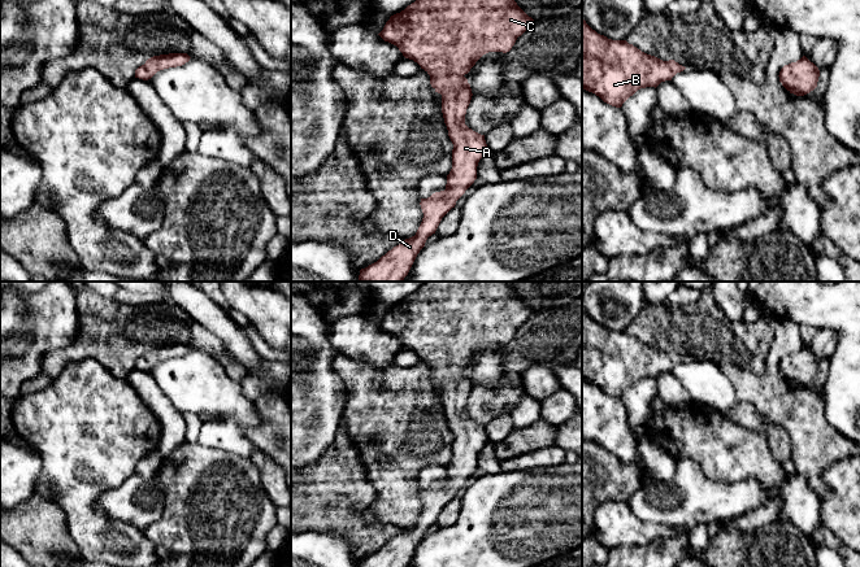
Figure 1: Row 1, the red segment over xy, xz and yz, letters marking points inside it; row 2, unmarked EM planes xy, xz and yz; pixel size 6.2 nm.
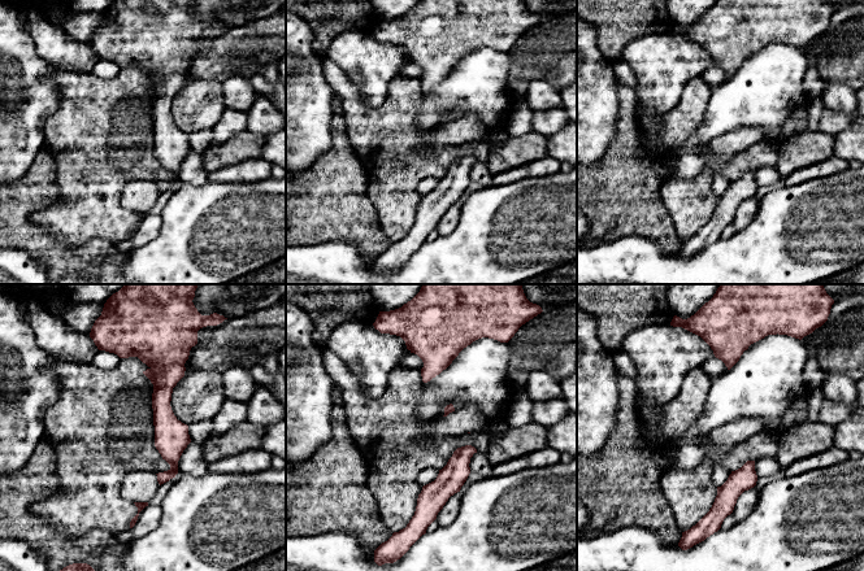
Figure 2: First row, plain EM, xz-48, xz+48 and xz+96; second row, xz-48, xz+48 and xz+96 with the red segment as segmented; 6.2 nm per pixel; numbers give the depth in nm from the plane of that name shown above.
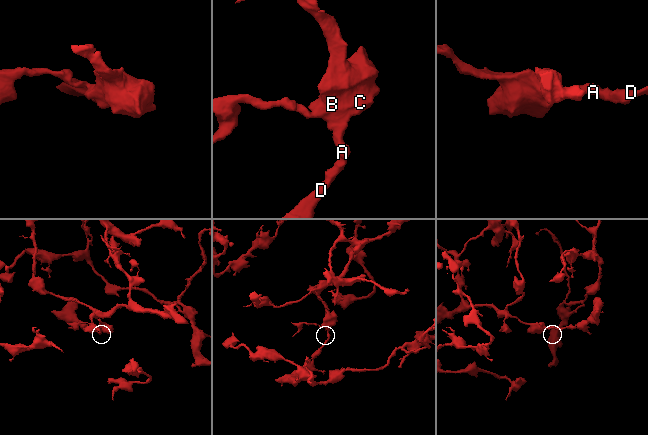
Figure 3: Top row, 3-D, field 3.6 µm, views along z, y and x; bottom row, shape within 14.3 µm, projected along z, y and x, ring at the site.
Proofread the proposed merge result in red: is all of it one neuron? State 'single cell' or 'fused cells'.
single cell

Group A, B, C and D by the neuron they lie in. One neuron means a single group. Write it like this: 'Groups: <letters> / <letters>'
Groups: A B C D

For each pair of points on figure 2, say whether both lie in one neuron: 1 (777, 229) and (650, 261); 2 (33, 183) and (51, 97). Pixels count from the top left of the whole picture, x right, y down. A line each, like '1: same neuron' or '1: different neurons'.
1: same neuron
2: different neurons

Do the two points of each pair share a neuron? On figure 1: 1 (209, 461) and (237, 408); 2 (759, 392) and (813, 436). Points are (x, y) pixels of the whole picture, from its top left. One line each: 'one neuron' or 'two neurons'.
1: two neurons
2: one neuron

